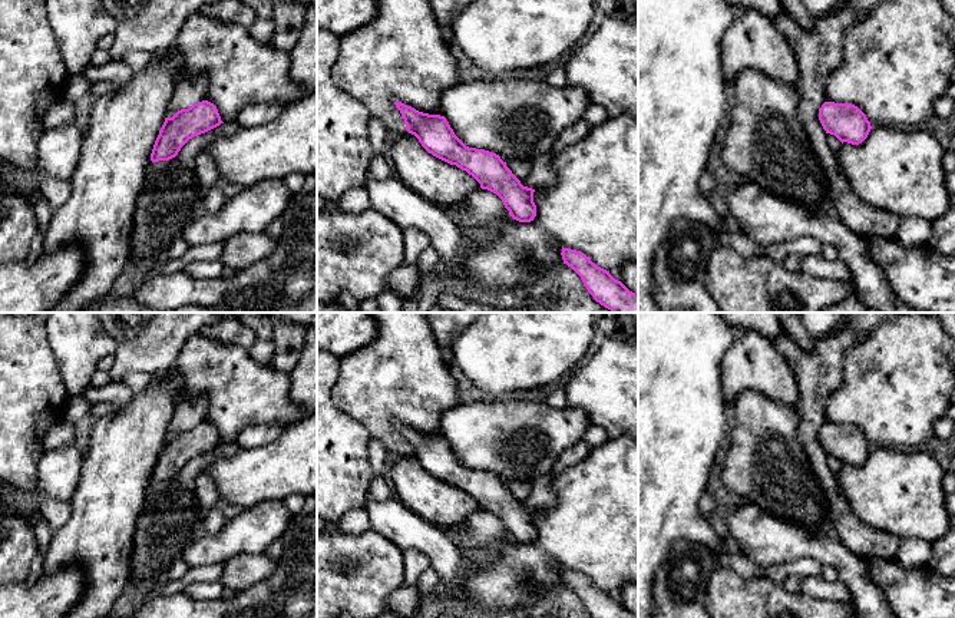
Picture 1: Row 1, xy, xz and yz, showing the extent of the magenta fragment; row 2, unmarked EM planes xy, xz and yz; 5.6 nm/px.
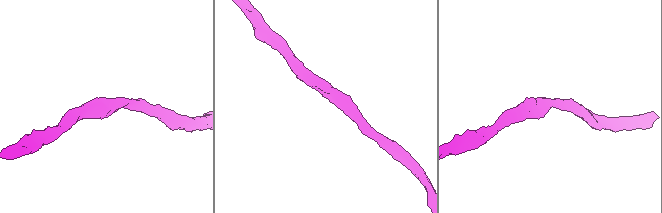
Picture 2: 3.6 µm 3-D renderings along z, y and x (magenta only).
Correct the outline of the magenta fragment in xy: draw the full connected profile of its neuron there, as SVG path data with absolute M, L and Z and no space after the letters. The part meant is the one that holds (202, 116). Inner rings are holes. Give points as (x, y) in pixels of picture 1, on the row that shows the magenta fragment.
M202 100L188 109L178 110L165 122L155 141L151 161L169 161L178 155L181 148L194 136L205 133L224 123L214 103Z

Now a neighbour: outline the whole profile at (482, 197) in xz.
M488 189L470 194L465 202L469 214L482 225L498 229L503 222L512 219L503 201Z

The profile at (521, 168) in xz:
M509 159L506 166L519 179L526 179L532 171L532 159Z

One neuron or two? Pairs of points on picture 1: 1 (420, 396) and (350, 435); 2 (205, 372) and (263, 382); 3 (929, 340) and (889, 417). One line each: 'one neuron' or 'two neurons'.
1: two neurons
2: one neuron
3: one neuron

